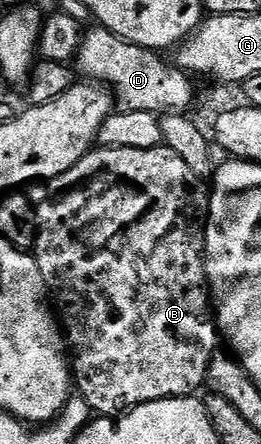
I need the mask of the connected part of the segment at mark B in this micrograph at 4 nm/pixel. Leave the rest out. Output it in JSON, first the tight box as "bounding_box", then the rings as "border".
{"bounding_box":[32,144,220,418],"border":[[[163,144],[156,148],[95,148],[89,154],[85,154],[75,166],[68,168],[68,172],[64,172],[58,178],[49,179],[48,186],[50,186],[50,195],[42,203],[39,201],[36,206],[38,211],[38,231],[36,232],[32,257],[40,268],[40,276],[44,280],[49,297],[52,299],[52,306],[56,311],[56,317],[61,329],[64,331],[65,341],[72,351],[72,382],[77,393],[78,390],[82,393],[83,399],[81,398],[81,401],[87,411],[104,418],[117,418],[125,414],[126,411],[133,410],[134,407],[143,406],[149,402],[164,400],[165,398],[189,398],[197,395],[199,393],[198,389],[205,384],[206,378],[208,379],[210,361],[214,359],[215,353],[220,346],[220,331],[216,325],[215,315],[212,313],[212,295],[206,281],[206,215],[210,213],[210,190],[207,183],[198,178],[196,172],[192,172],[192,168],[188,168],[188,164],[184,164],[184,160],[180,160],[180,156],[176,156],[176,152],[172,152],[172,148],[168,148]]]}

